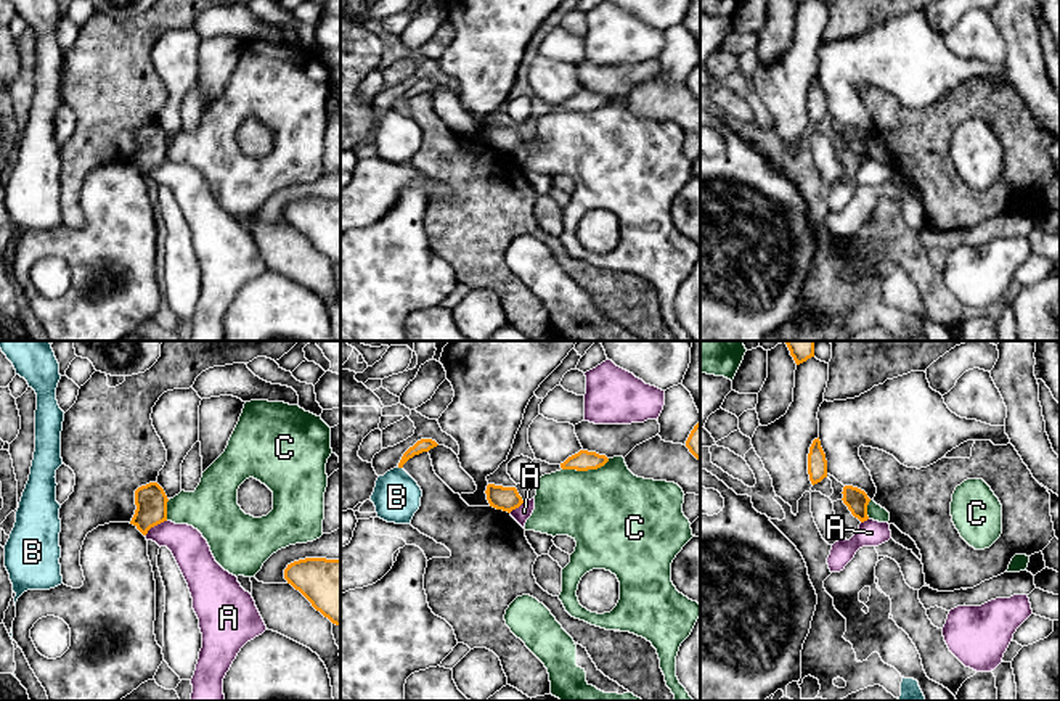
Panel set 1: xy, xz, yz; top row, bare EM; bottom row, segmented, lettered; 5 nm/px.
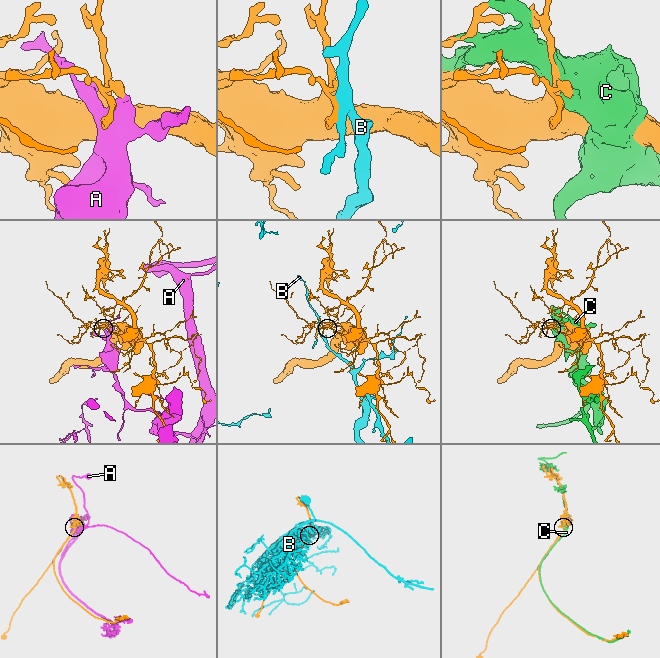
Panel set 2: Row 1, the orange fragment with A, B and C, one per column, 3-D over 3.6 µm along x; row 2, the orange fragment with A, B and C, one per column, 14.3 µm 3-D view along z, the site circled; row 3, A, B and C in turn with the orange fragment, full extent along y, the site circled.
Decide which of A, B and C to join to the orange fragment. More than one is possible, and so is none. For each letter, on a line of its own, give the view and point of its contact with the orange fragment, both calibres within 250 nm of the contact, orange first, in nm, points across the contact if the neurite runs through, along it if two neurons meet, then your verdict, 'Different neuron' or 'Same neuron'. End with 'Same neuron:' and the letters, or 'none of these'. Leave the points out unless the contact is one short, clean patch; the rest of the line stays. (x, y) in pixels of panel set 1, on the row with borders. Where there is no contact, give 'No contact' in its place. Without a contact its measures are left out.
A: Touches orange at xy (154, 524). Thickness 160 nm (orange) against 190 nm. Boundary: xy (166, 520), (154, 524), (145, 536). Different neuron
B: Touches orange at xz (400, 467). Thickness 70 nm (orange) against 240 nm. Boundary: xz (397, 467), (402, 468). Different neuron
C: Touches orange at xz (585, 470). Thickness 100 nm (orange) against 440 nm. Different neuron
Same neuron: none of these

